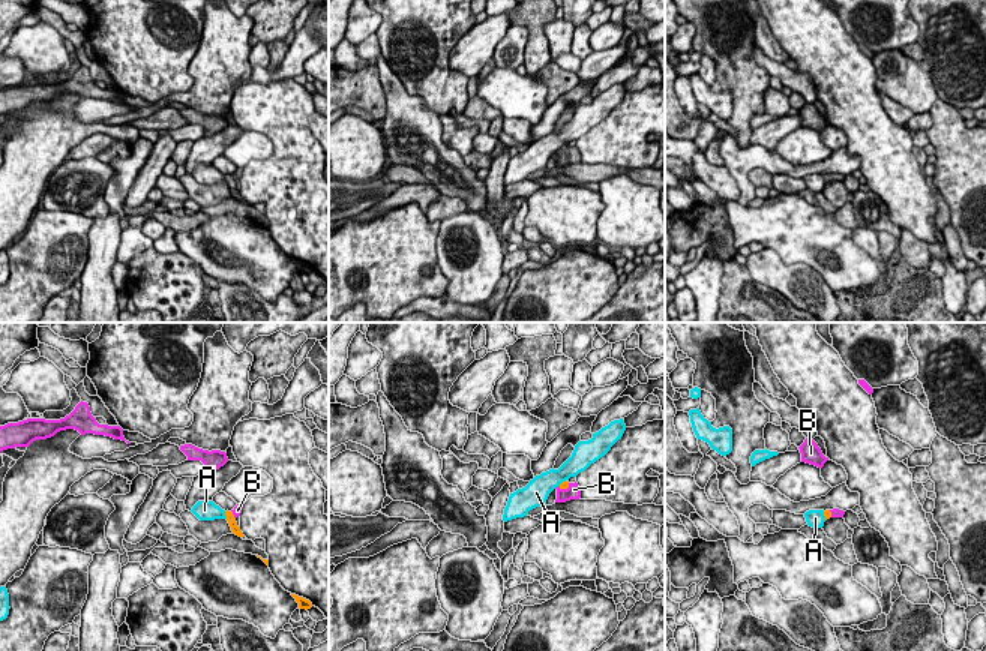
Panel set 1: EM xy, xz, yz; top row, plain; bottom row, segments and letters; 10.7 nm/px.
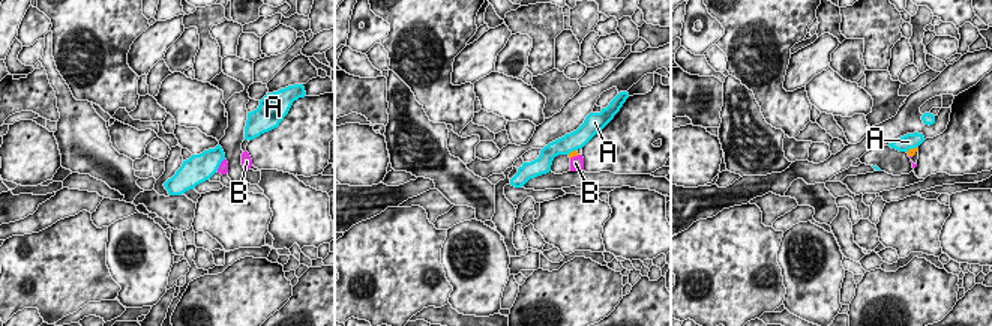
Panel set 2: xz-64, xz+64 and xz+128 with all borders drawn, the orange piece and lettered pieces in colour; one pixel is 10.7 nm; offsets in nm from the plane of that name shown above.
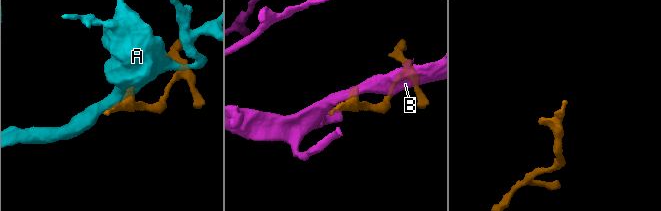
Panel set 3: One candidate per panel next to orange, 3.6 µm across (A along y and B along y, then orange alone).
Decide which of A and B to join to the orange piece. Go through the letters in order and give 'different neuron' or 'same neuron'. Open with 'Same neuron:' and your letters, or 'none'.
Same neuron: B
A: different neuron
B: same neuron

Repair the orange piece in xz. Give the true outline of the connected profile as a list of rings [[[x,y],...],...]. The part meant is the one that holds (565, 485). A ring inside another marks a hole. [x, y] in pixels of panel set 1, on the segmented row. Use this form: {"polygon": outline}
{"polygon": [[[563,482],[557,489],[557,500],[555,502],[566,502],[570,500],[579,500],[581,498],[581,489],[578,483],[569,483]]]}

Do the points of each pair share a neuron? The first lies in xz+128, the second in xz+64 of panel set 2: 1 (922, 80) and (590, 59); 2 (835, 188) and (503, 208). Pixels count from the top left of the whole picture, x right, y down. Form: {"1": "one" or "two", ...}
{"1": "two", "2": "two"}

